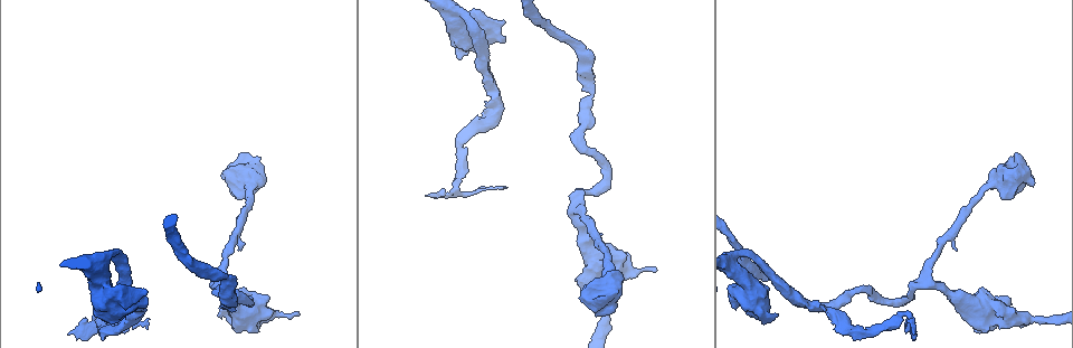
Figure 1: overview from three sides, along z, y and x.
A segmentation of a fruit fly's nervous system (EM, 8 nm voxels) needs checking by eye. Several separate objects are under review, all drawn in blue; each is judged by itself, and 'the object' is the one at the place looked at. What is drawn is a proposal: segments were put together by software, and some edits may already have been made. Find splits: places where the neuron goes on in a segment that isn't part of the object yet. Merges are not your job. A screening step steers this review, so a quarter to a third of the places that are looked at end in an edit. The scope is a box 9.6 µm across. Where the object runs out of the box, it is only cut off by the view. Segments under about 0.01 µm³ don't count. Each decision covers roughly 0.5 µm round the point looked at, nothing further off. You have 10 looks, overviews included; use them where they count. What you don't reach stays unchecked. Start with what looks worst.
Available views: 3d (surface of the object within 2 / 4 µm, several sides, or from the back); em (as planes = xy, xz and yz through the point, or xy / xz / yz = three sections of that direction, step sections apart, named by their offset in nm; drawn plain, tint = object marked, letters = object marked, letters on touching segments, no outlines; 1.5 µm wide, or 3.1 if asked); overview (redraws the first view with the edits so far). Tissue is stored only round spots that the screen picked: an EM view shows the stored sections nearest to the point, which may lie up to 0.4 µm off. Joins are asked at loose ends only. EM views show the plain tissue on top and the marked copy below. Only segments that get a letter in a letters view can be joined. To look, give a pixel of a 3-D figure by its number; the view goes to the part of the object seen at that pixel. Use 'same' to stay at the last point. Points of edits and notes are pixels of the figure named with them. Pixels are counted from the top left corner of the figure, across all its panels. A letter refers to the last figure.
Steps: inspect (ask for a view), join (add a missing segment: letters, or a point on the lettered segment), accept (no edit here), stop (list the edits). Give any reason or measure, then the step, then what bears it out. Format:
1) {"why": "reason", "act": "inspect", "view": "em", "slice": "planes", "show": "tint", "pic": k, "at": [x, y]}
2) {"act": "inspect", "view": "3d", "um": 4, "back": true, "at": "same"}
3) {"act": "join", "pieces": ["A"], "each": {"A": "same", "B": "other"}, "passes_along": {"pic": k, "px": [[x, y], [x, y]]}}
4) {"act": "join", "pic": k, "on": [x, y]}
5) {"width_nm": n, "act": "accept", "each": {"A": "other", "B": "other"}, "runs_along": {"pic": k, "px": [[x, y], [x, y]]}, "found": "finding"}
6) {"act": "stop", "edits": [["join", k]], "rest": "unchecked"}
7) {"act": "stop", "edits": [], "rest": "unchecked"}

{"why": "thick end", "act": "inspect", "view": "3d", "um": 2, "pic": 1, "at": [218, 316]}

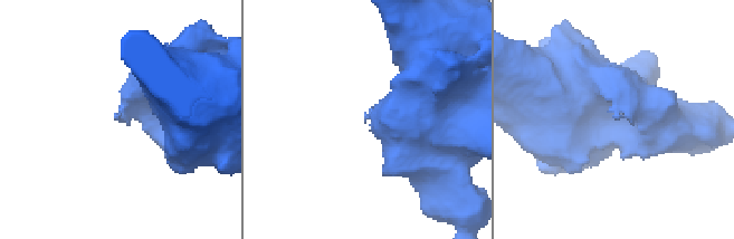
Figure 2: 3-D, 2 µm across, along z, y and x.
{"act": "inspect", "view": "em", "slice": "planes", "show": "letters", "pic": 2, "at": [619, 119]}

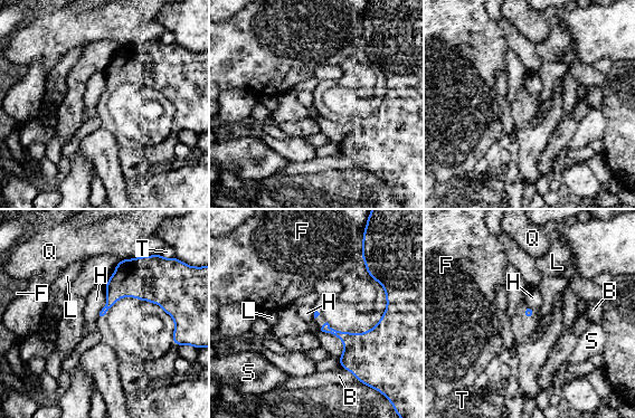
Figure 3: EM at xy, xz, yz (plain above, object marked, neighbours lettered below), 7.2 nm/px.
{"longest_contact_nm": ["H", 220], "act": "accept", "each": {"B": "other", "F": "other", "H": "other", "L": "other", "Q": "other", "S": "other", "T": "other"}, "border": {"pic": 3, "px": [[105, 286], [105, 305], [98, 315]]}, "found": "no lettered segment goes on from it"}

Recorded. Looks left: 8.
{"why": "an open end", "act": "inspect", "view": "em", "slice": "planes", "show": "tint", "pic": 1, "at": [299, 316]}

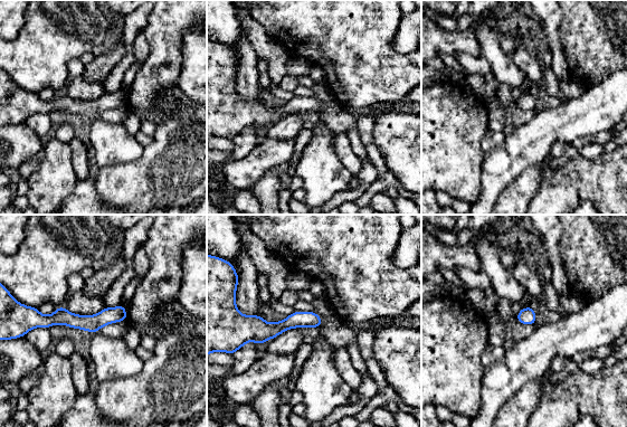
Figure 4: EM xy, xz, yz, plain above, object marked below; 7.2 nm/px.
{"act": "inspect", "view": "em", "slice": "planes", "show": "letters", "at": "same"}

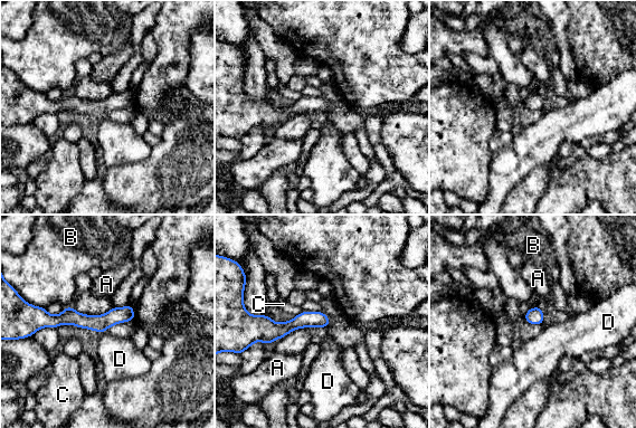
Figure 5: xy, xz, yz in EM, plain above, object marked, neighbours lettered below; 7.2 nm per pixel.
{"act": "accept", "each": {"A": "other", "B": "other", "C": "other", "D": "other"}, "runs_along": {"pic": 5, "px": [[66, 316], [82, 321], [132, 317]]}, "found": "no lettered segment goes on from it"}

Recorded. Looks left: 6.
{"why": "tapers out", "act": "inspect", "view": "3d", "um": 2, "pic": 1, "at": [70, 334]}

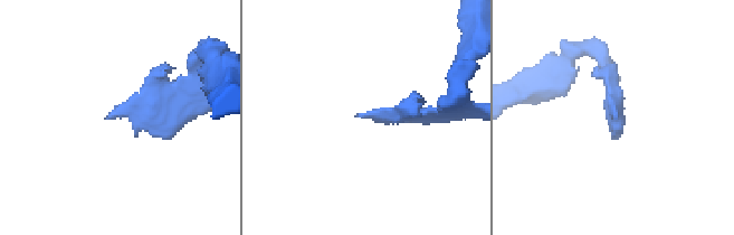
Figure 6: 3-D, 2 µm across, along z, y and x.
{"act": "inspect", "view": "em", "slice": "planes", "show": "letters", "pic": 6, "at": [110, 115]}

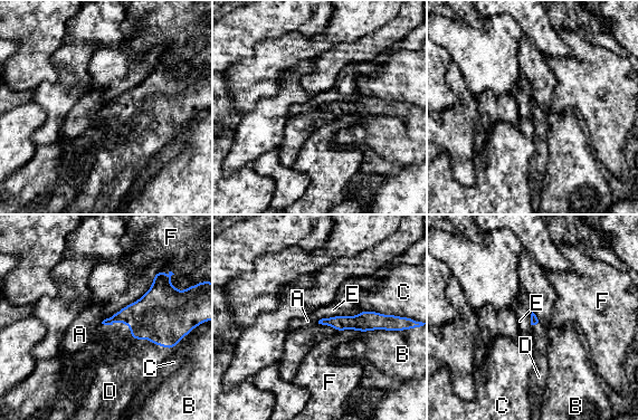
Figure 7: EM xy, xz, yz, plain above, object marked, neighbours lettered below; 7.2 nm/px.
{"act": "join", "pieces": ["D"], "each": {"A": "other", "B": "other", "C": "other", "D": "same", "E": "other", "F": "other"}, "found": "it goes on there"}

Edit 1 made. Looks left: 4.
{"act": "stop", "edits": [["join", 7]], "rest": "unchecked"}

